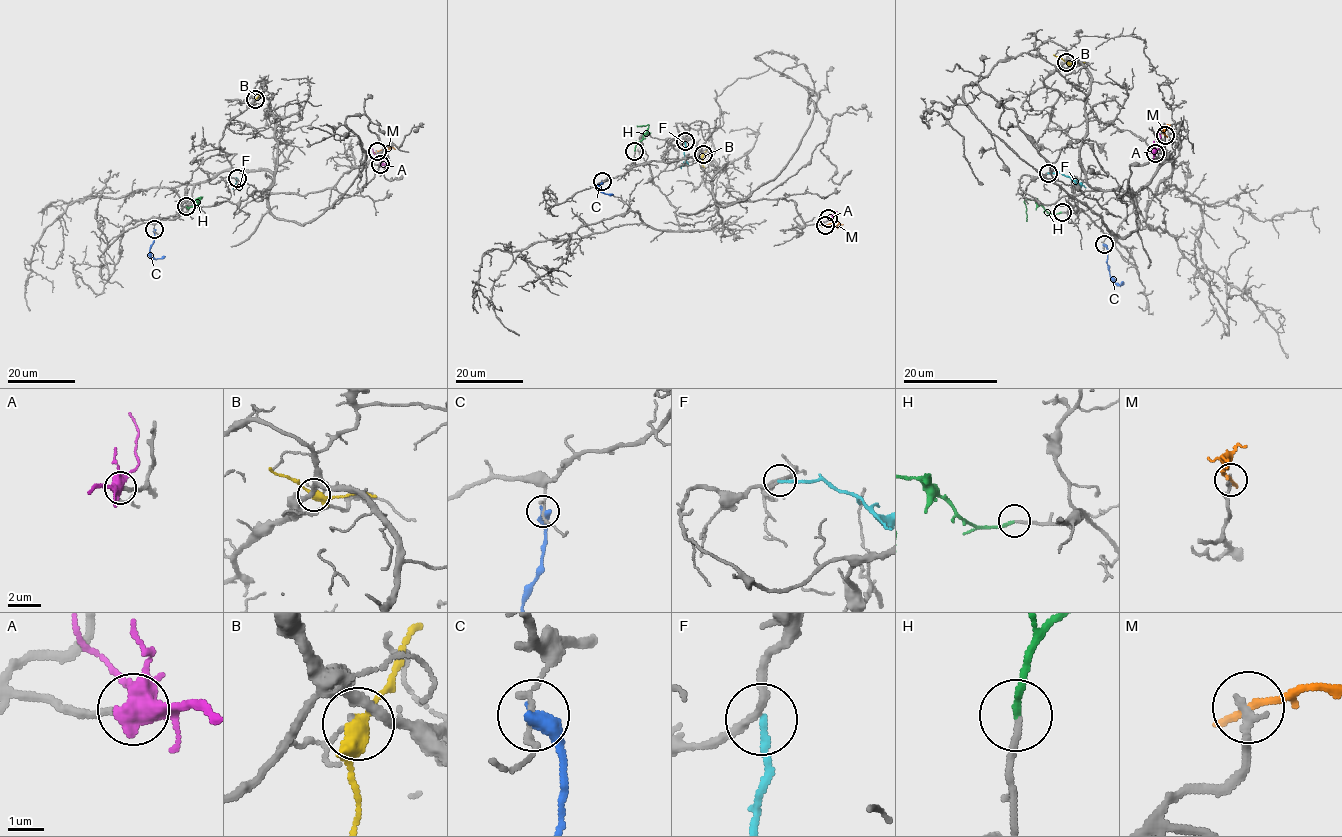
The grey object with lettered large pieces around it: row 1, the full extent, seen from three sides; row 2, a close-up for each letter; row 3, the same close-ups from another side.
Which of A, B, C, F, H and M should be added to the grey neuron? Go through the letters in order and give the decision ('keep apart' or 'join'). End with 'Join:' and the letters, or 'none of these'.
A: join
B: keep apart
C: keep apart
F: keep apart
H: join
M: keep apart
Join: A, H

